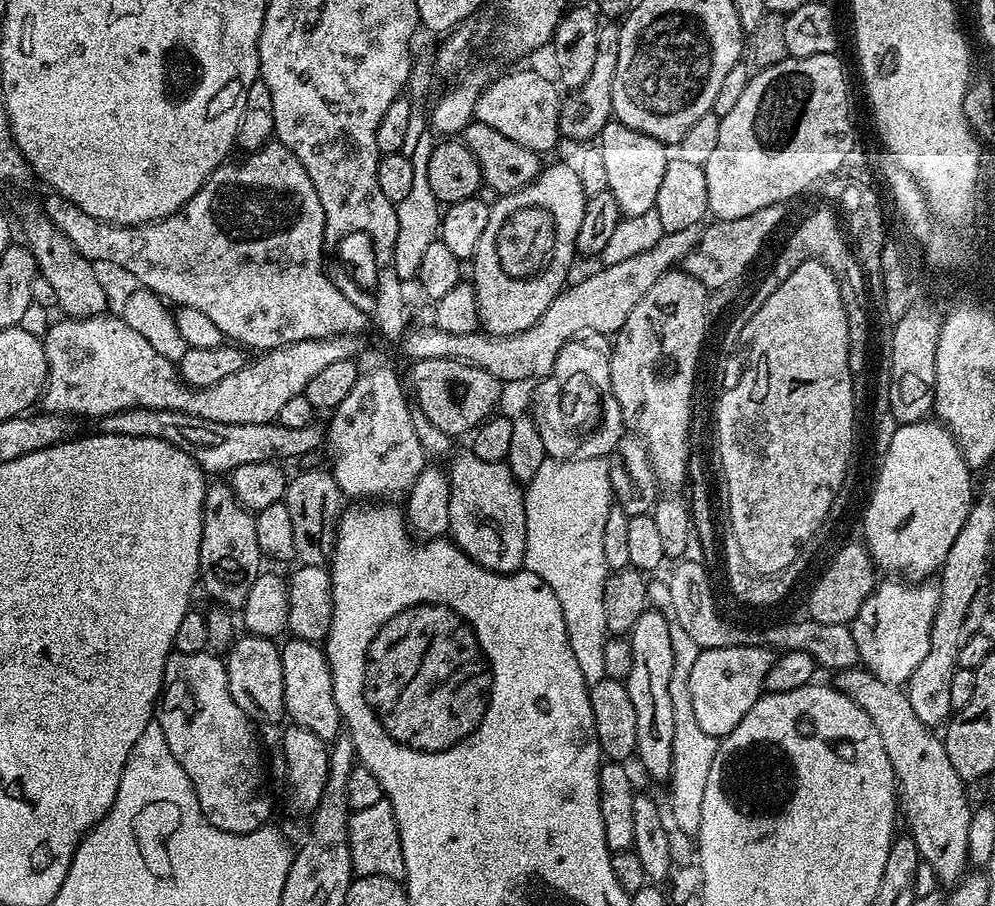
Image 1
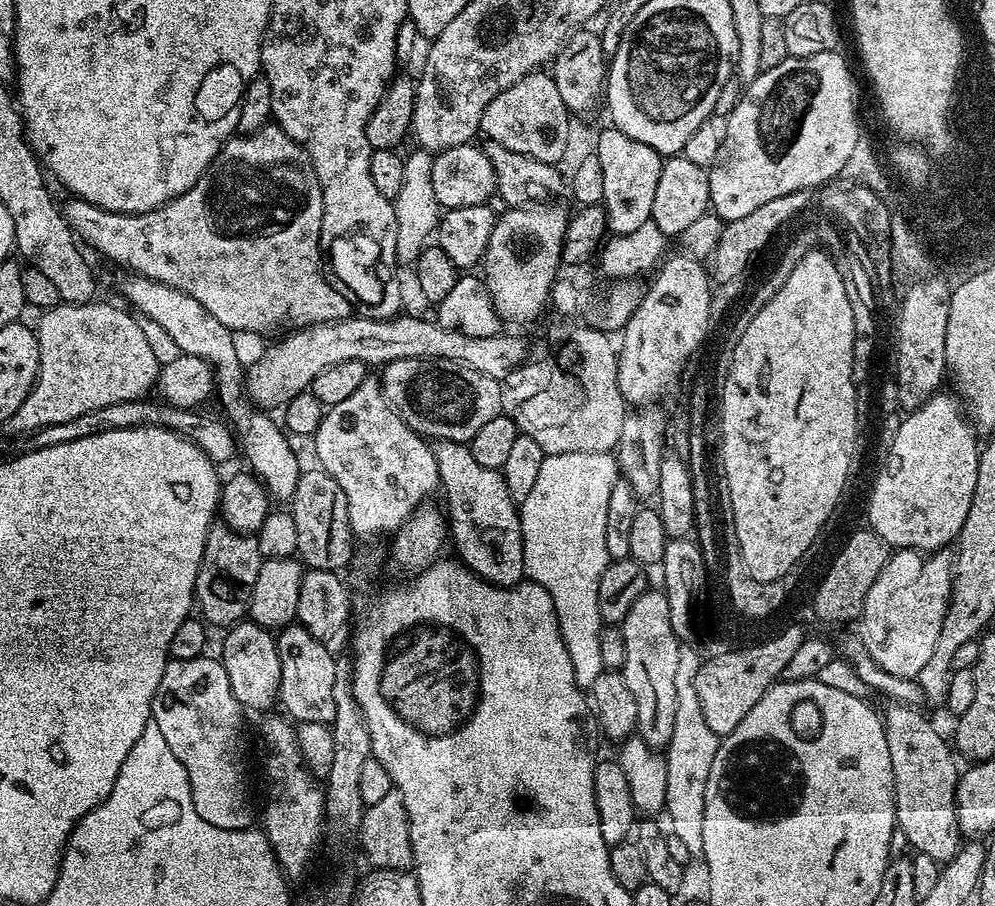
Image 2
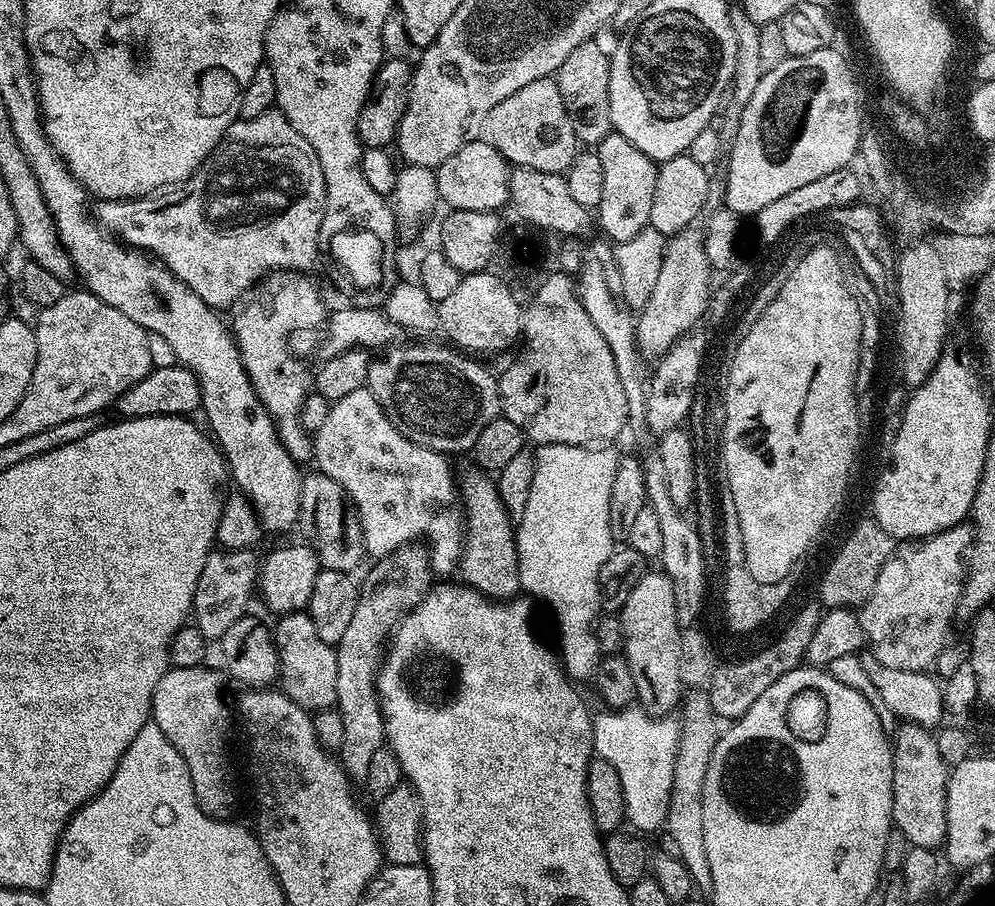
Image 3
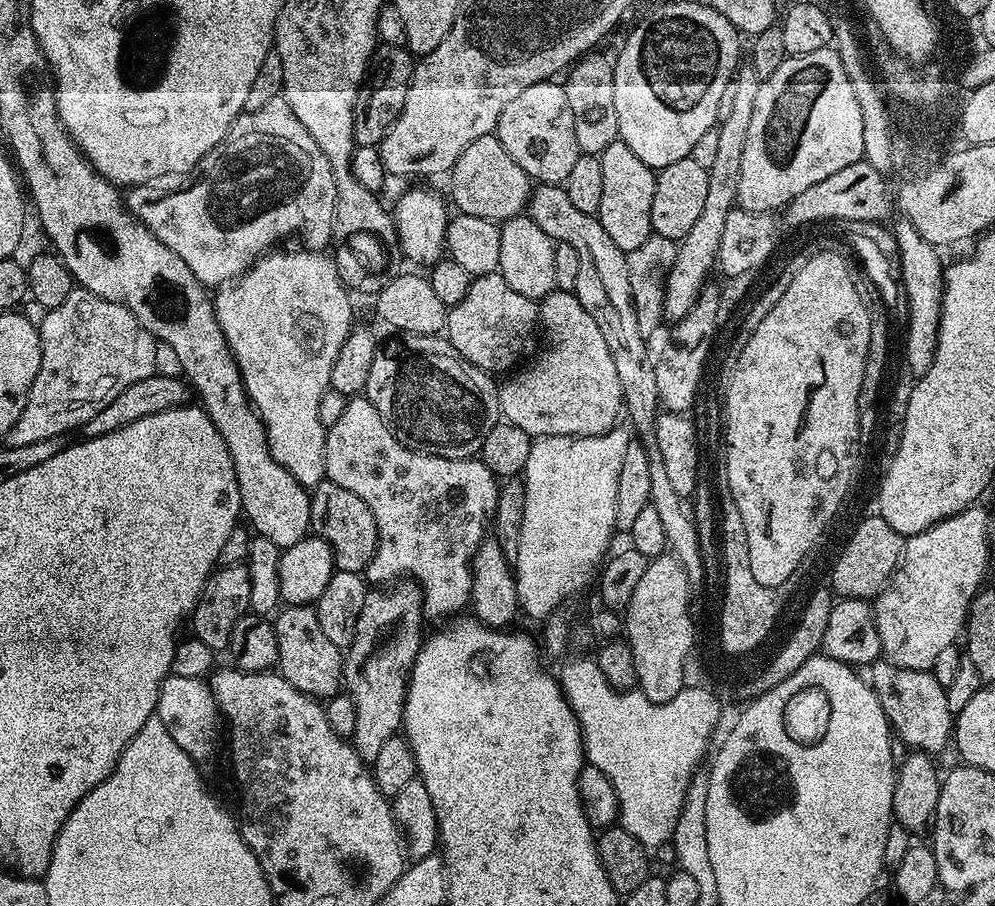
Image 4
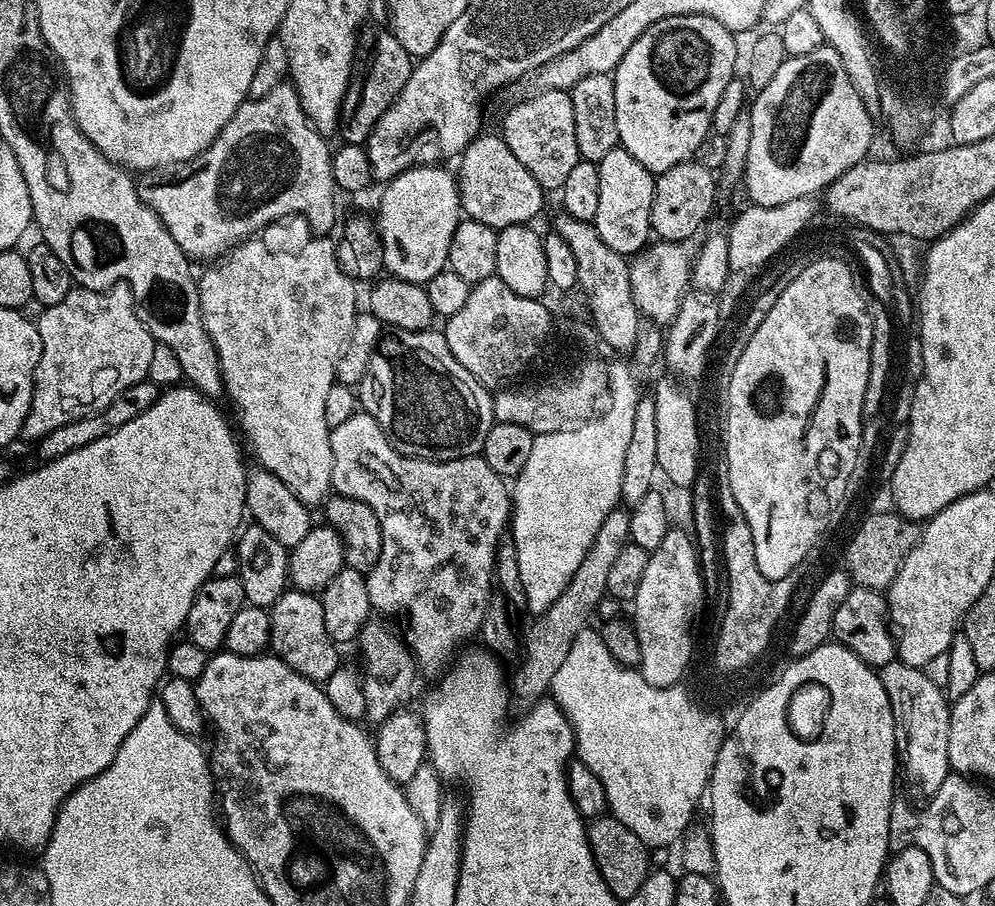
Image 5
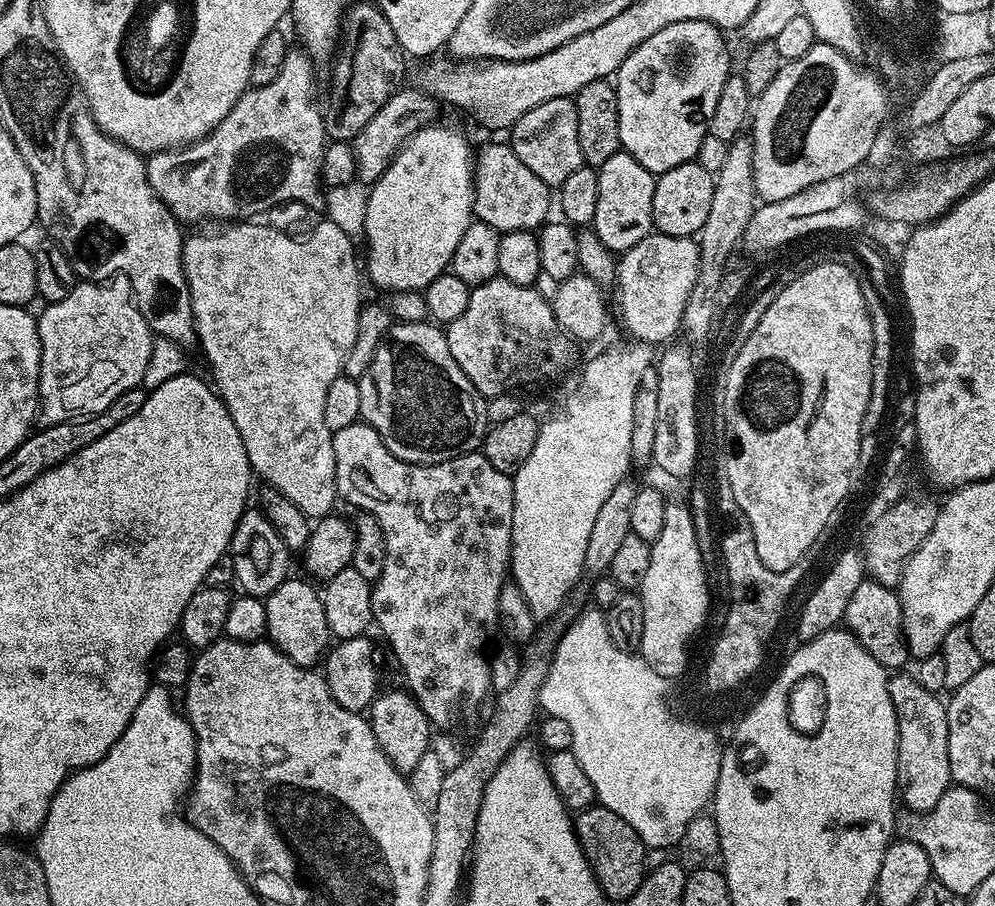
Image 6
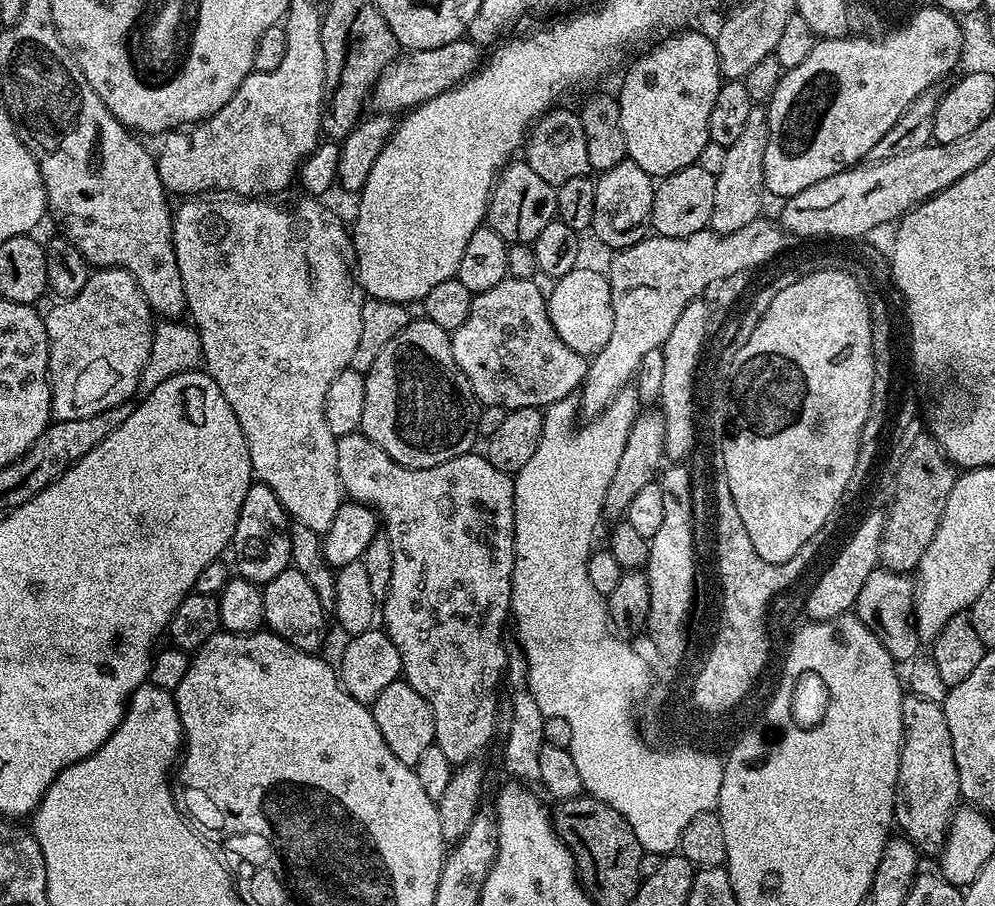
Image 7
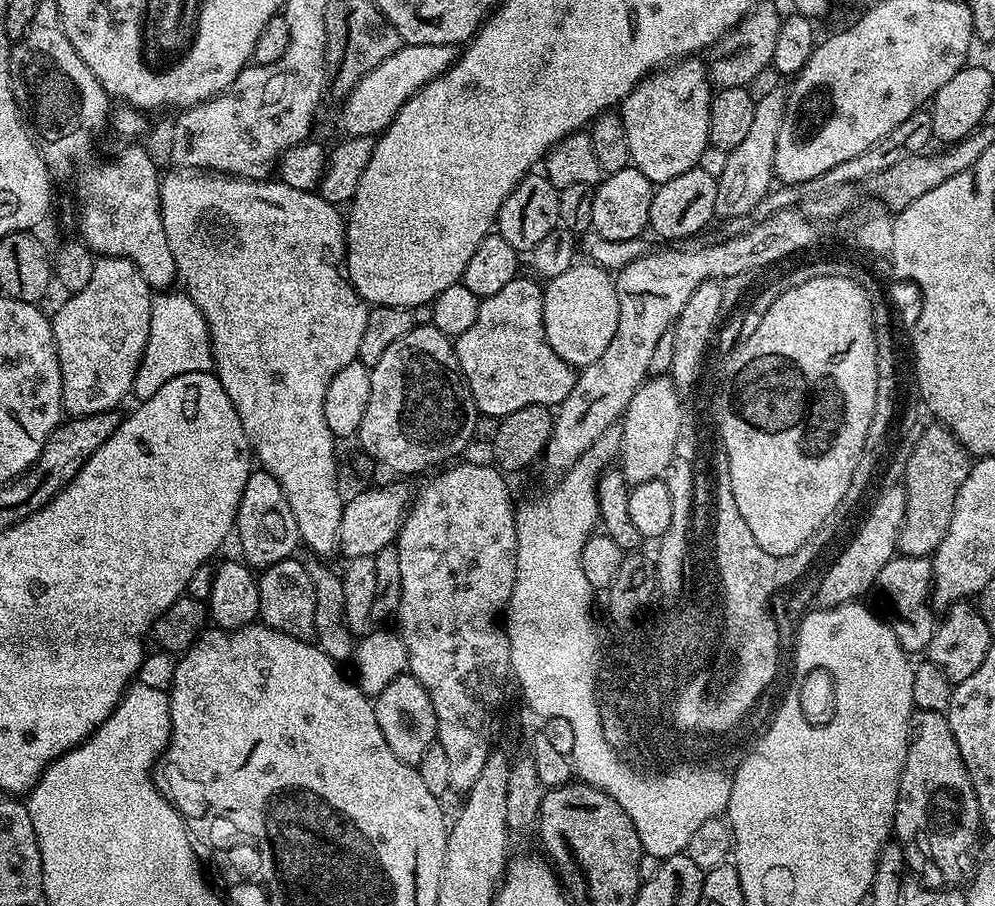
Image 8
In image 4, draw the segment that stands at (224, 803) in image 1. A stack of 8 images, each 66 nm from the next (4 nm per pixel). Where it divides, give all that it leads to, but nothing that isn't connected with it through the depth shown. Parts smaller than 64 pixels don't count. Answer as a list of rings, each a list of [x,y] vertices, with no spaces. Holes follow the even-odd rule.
[[[169,675],[160,686],[160,700],[156,703],[155,715],[164,723],[166,730],[170,730],[170,738],[174,738],[174,742],[186,750],[191,760],[203,762],[215,754],[222,717],[211,687],[203,679]]]

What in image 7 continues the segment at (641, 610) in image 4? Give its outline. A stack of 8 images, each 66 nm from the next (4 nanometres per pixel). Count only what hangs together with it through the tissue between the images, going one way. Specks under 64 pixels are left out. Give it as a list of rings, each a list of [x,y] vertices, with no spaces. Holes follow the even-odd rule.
[[[672,462],[658,476],[662,490],[662,522],[658,534],[654,534],[648,542],[646,565],[652,620],[655,625],[675,626],[679,619],[688,620],[687,609],[697,595],[691,587],[691,579],[698,572],[696,536],[692,533],[692,519],[698,514],[698,508],[691,500],[694,485],[692,485],[692,476],[688,473],[688,466],[684,462]]]

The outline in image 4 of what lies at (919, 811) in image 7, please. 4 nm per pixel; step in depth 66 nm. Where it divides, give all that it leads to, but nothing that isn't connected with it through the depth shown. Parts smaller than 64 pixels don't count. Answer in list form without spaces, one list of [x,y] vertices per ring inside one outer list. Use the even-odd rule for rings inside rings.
[[[881,658],[870,666],[870,672],[872,689],[876,692],[878,702],[882,702],[882,710],[899,743],[901,740],[902,743],[909,744],[909,749],[929,754],[937,754],[936,752],[942,751],[947,744],[949,747],[954,714],[950,706],[946,706],[945,688],[934,679],[931,671],[906,670]]]

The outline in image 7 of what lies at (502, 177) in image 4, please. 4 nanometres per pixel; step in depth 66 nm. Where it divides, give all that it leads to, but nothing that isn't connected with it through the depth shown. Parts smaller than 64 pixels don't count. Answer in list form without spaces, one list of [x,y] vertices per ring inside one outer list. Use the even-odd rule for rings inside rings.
[[[512,162],[503,169],[497,179],[492,196],[488,199],[487,227],[492,228],[508,245],[531,245],[538,238],[538,233],[550,221],[557,219],[556,188],[542,182],[526,162]]]

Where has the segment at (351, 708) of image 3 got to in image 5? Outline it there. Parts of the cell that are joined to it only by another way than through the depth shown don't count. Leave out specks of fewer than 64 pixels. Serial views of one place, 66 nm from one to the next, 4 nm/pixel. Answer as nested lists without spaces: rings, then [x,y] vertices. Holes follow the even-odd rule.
[[[372,618],[360,631],[358,645],[360,656],[364,659],[364,672],[362,668],[362,683],[364,685],[365,713],[367,719],[379,722],[397,711],[400,704],[408,696],[412,683],[416,680],[418,665],[415,656],[408,648],[407,639],[403,635],[396,636],[395,623],[384,618]]]

